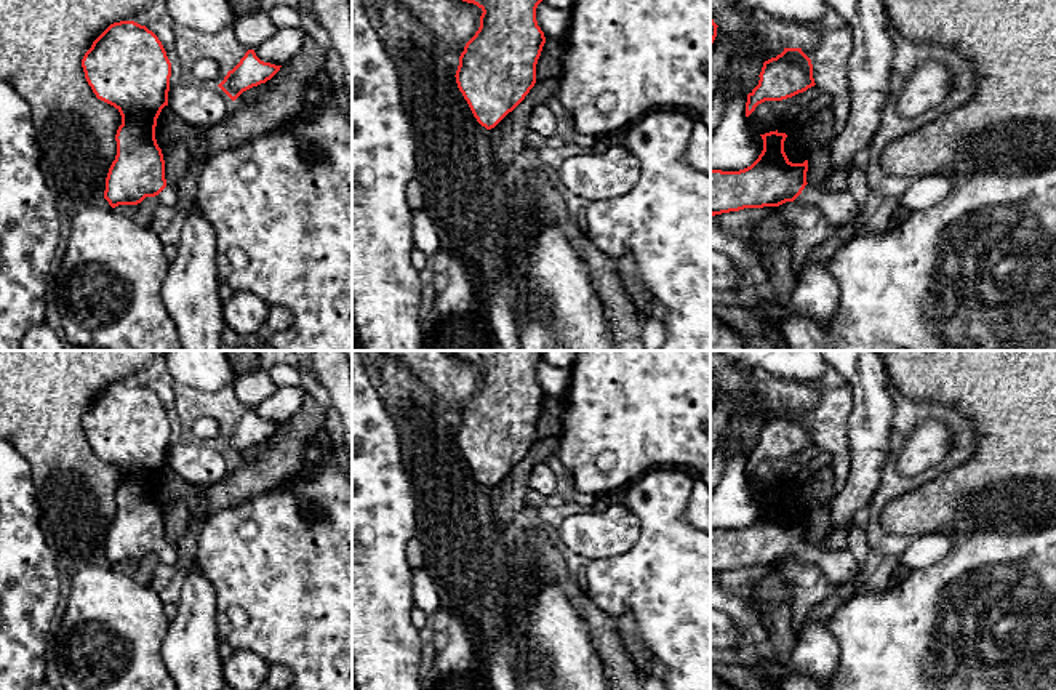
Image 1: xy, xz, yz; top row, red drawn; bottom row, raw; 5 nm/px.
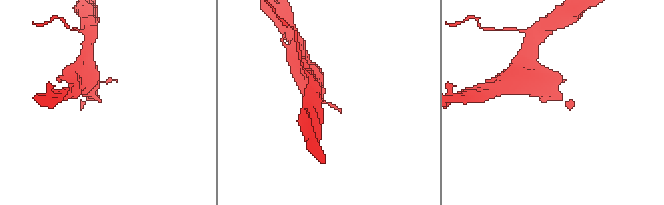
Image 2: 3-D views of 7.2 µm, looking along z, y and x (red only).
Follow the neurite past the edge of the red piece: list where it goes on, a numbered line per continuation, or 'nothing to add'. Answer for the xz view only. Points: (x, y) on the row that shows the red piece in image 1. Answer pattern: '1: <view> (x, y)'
nothing to add

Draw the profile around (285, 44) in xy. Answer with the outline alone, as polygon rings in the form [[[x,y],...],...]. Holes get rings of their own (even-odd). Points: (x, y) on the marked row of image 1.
[[[278,27],[254,53],[264,62],[283,66],[301,51],[304,40],[306,32],[301,27]]]

